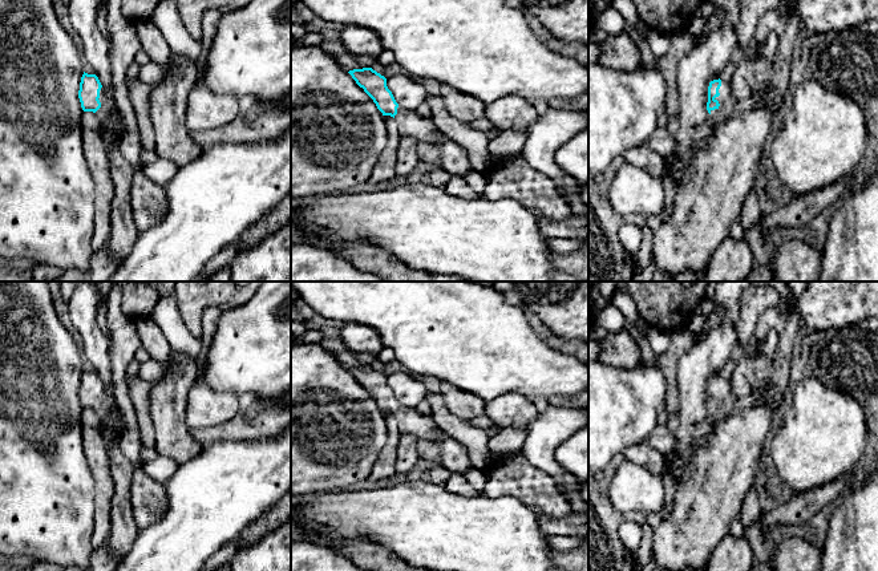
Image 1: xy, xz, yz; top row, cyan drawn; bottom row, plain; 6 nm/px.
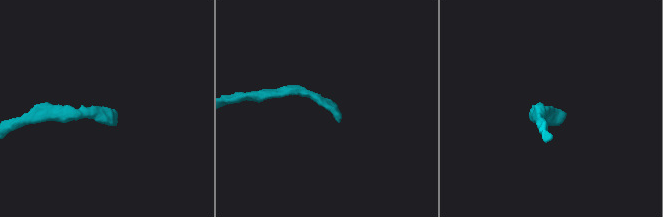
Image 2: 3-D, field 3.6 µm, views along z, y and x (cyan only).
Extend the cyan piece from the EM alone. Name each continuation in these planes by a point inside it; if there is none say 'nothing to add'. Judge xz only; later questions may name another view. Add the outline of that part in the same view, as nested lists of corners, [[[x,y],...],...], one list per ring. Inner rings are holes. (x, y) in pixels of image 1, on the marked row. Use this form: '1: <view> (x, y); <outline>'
1: xz (411, 124); [[[398,106],[395,120],[401,137],[409,135],[416,138],[418,142],[422,141],[428,143],[449,139],[436,127],[430,118],[421,117],[416,112]]]

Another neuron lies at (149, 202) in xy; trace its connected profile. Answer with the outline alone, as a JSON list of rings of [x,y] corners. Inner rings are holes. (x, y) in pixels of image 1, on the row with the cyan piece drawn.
[[[137,169],[130,187],[130,206],[138,232],[150,230],[167,212],[165,186],[155,183]]]

